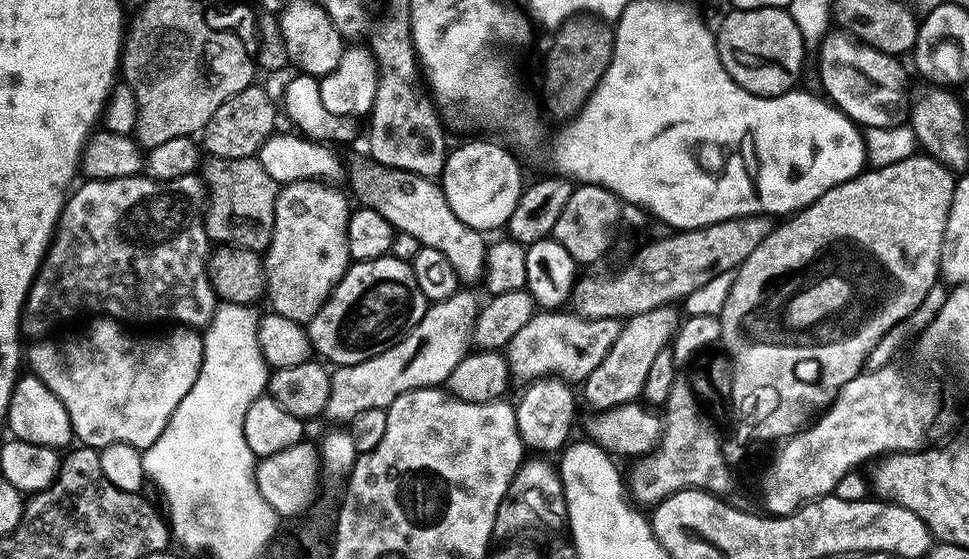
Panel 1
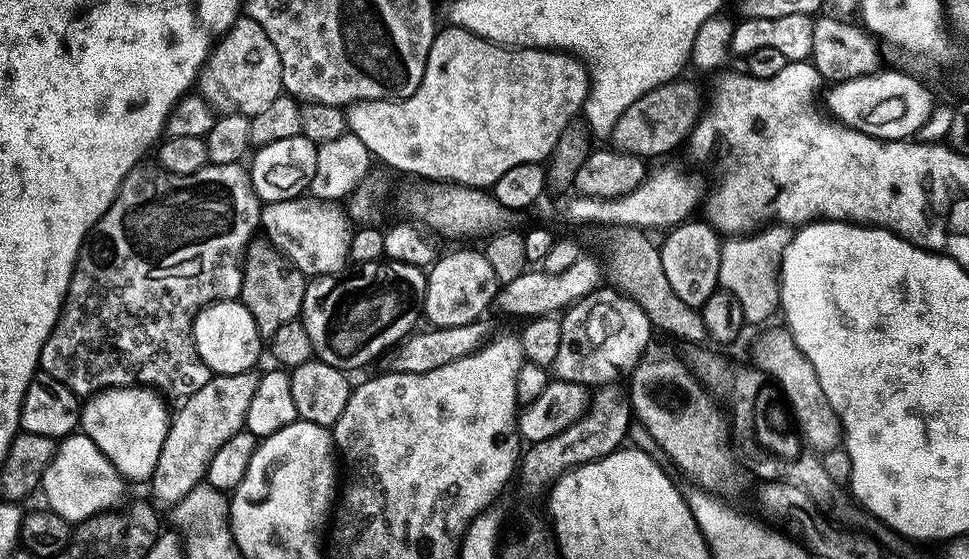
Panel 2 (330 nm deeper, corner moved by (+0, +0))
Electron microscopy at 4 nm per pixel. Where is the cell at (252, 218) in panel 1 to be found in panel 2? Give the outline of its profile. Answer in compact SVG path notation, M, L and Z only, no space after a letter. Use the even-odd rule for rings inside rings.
M253 242L249 244L243 269L244 281L242 282L242 290L238 299L241 304L246 306L246 310L250 310L261 337L271 338L282 326L286 326L288 322L300 316L300 307L308 289L308 280L303 272L298 271L289 264L287 256L281 255L267 242L261 242L261 244Z

